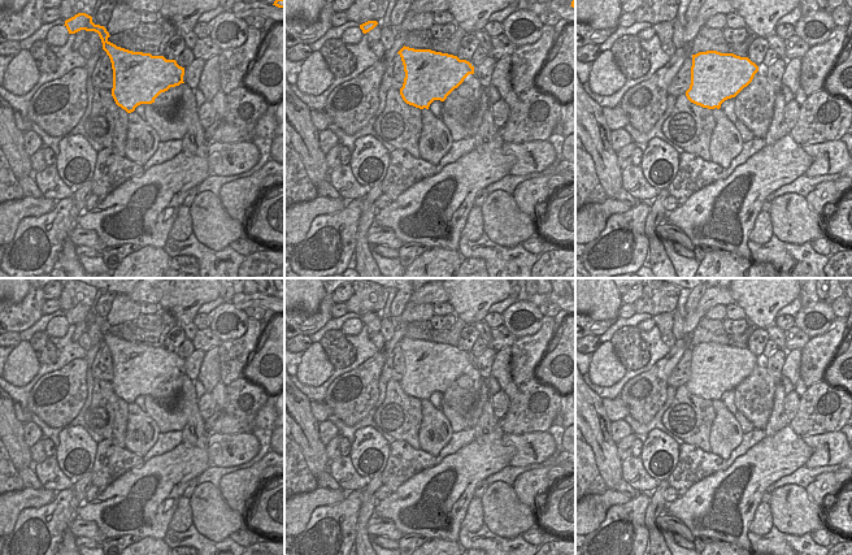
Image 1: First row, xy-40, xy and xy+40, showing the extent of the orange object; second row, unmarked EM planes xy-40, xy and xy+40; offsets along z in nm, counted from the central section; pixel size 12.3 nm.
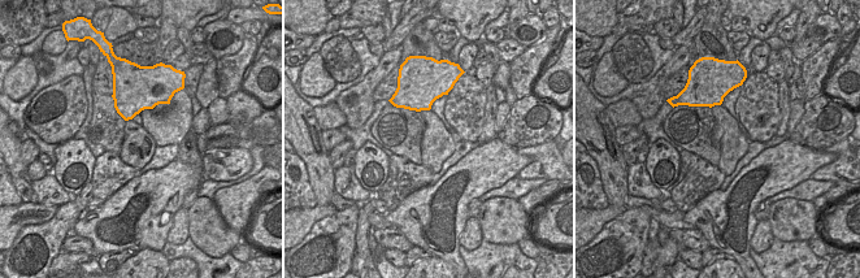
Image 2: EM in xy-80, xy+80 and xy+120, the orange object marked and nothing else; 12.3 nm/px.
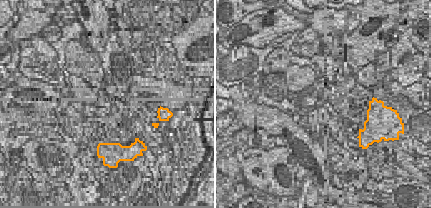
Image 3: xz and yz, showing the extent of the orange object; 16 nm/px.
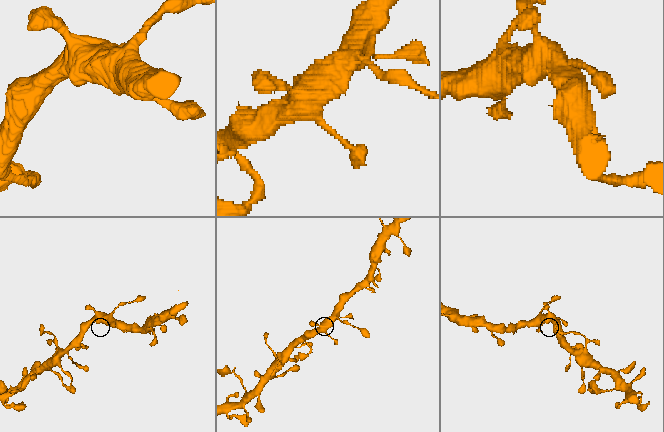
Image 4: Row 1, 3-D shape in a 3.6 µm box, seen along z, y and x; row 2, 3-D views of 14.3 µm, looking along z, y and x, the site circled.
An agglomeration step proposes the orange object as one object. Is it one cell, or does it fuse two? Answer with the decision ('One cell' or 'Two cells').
One cell.

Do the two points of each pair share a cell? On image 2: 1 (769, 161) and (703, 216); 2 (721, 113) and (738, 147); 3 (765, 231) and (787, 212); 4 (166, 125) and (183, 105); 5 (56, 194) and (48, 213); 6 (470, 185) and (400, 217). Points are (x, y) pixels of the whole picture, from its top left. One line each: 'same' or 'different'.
1: same
2: same
3: different
4: same
5: different
6: same

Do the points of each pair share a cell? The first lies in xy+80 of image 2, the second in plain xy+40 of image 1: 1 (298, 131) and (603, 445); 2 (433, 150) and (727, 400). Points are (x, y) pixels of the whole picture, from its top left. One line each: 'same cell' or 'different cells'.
1: same cell
2: different cells

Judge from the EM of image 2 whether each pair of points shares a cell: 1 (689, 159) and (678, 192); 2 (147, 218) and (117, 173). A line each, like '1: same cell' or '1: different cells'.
1: same cell
2: different cells

